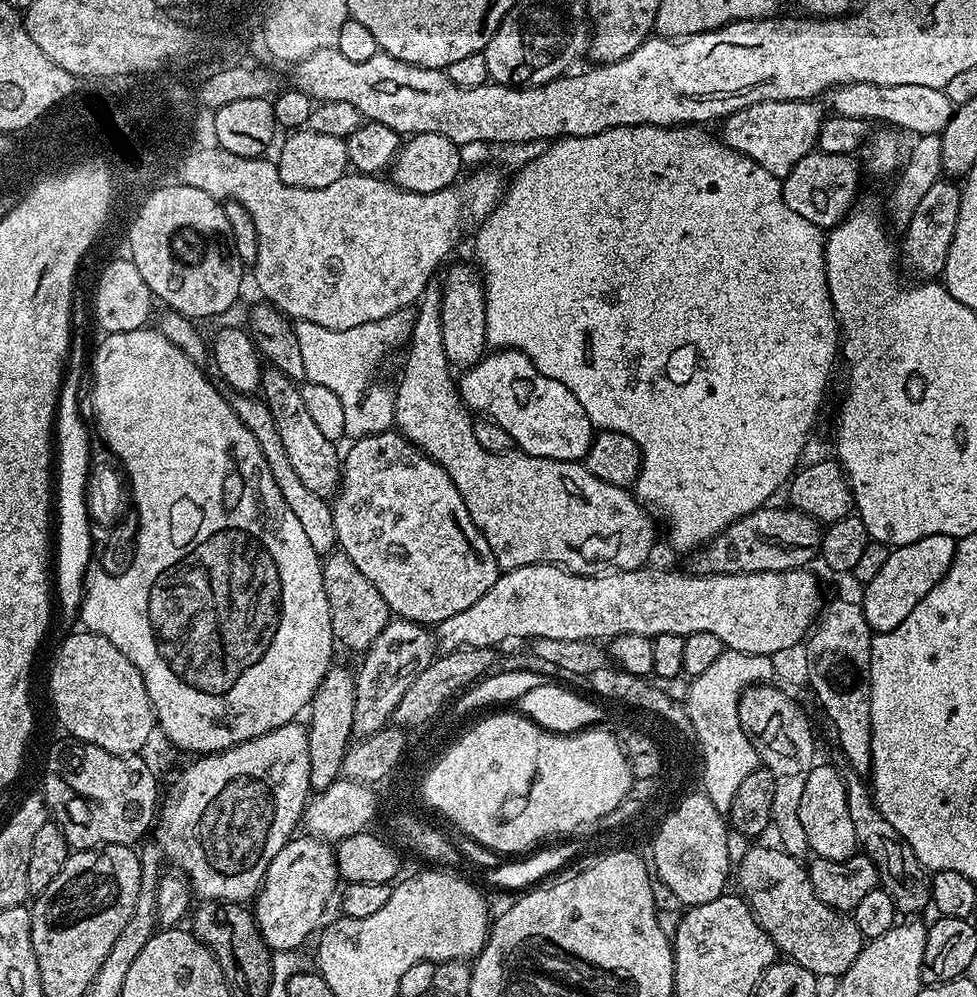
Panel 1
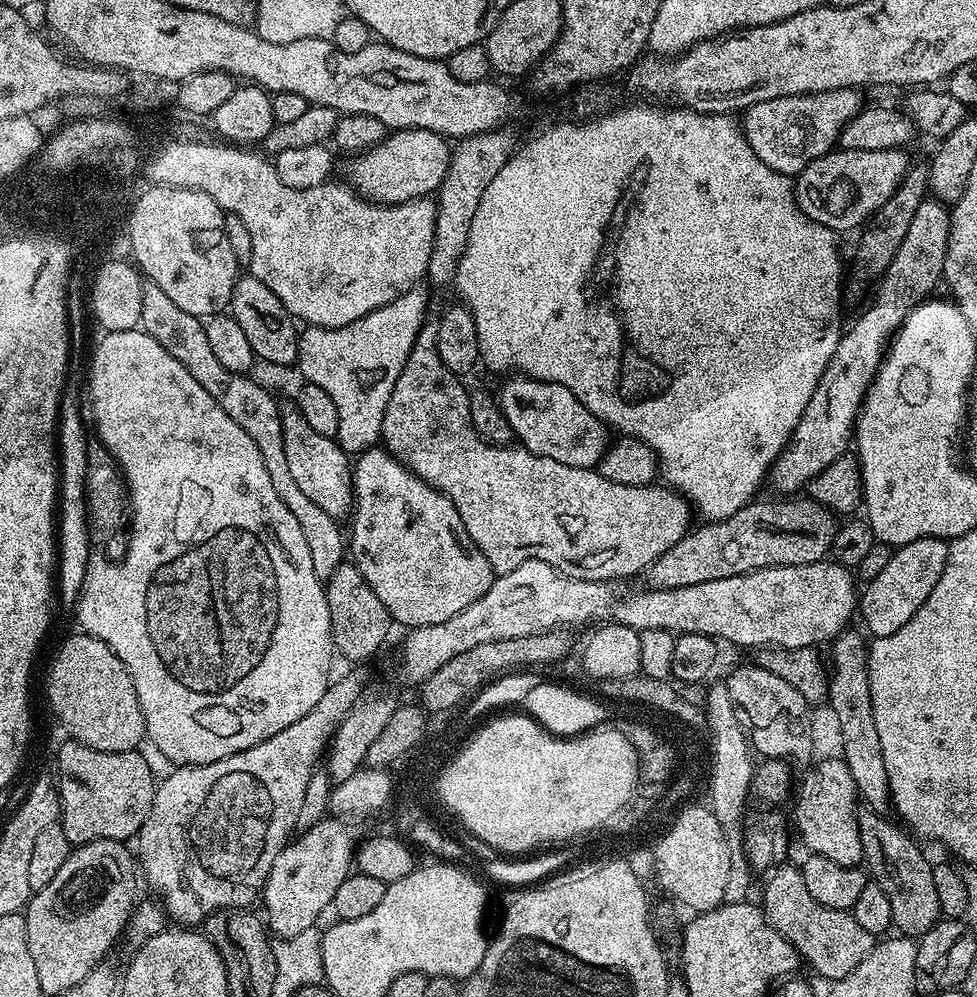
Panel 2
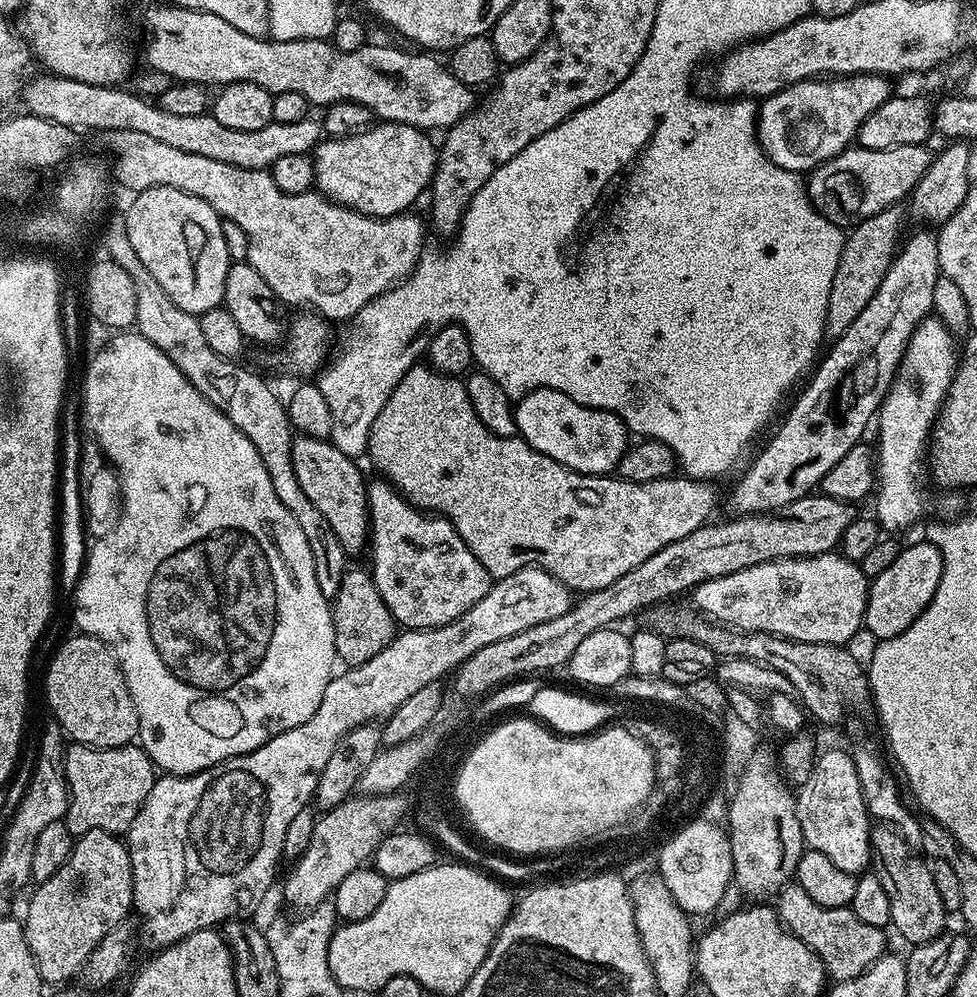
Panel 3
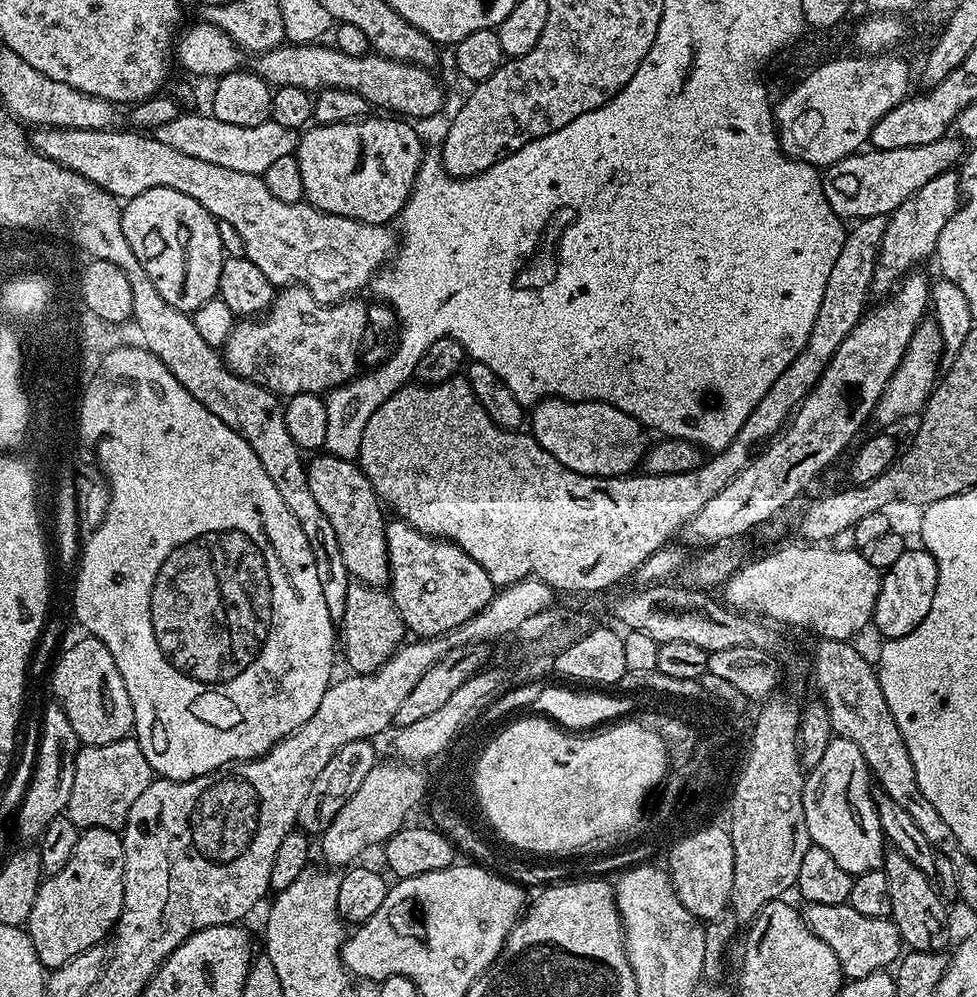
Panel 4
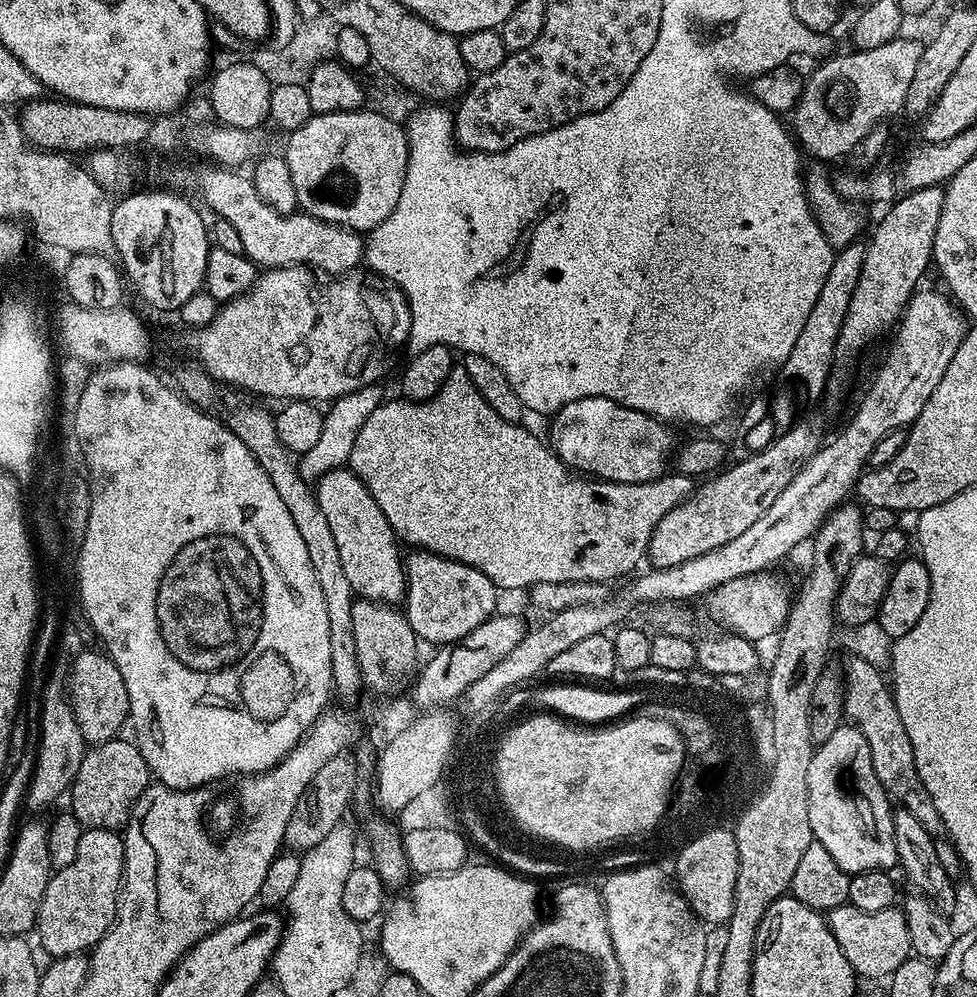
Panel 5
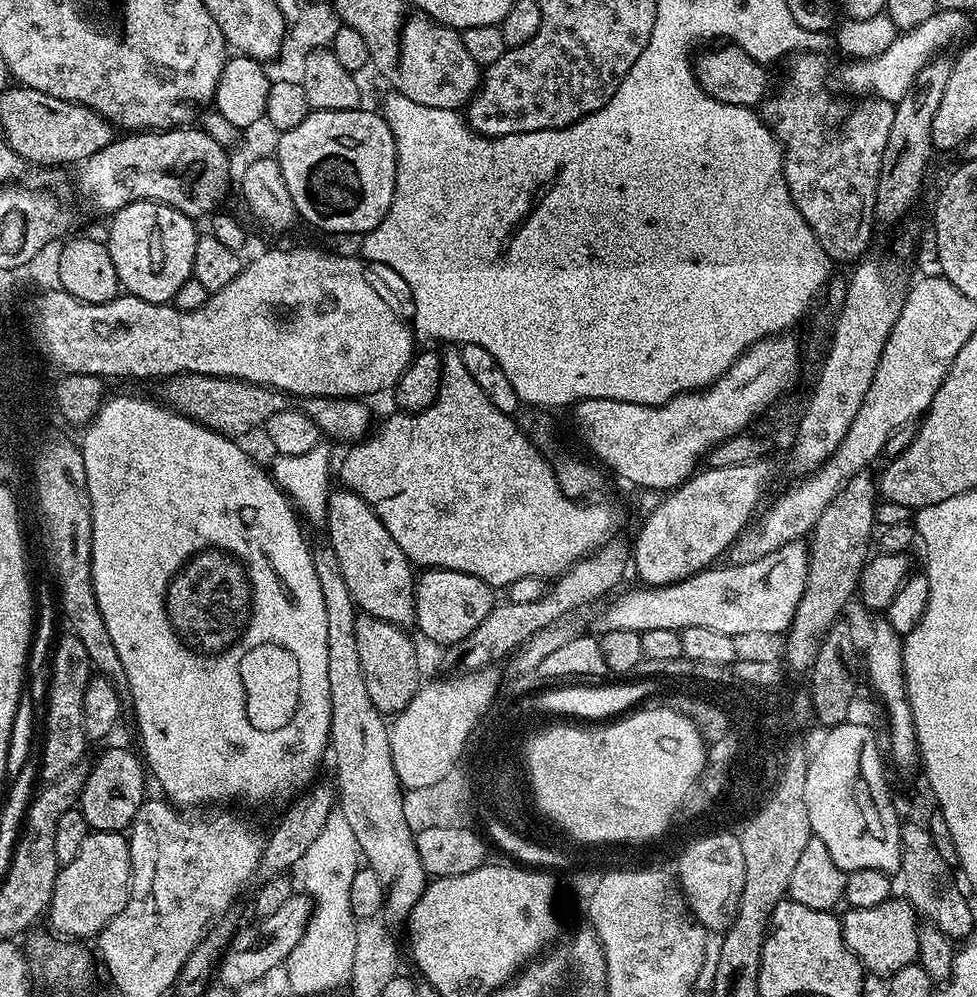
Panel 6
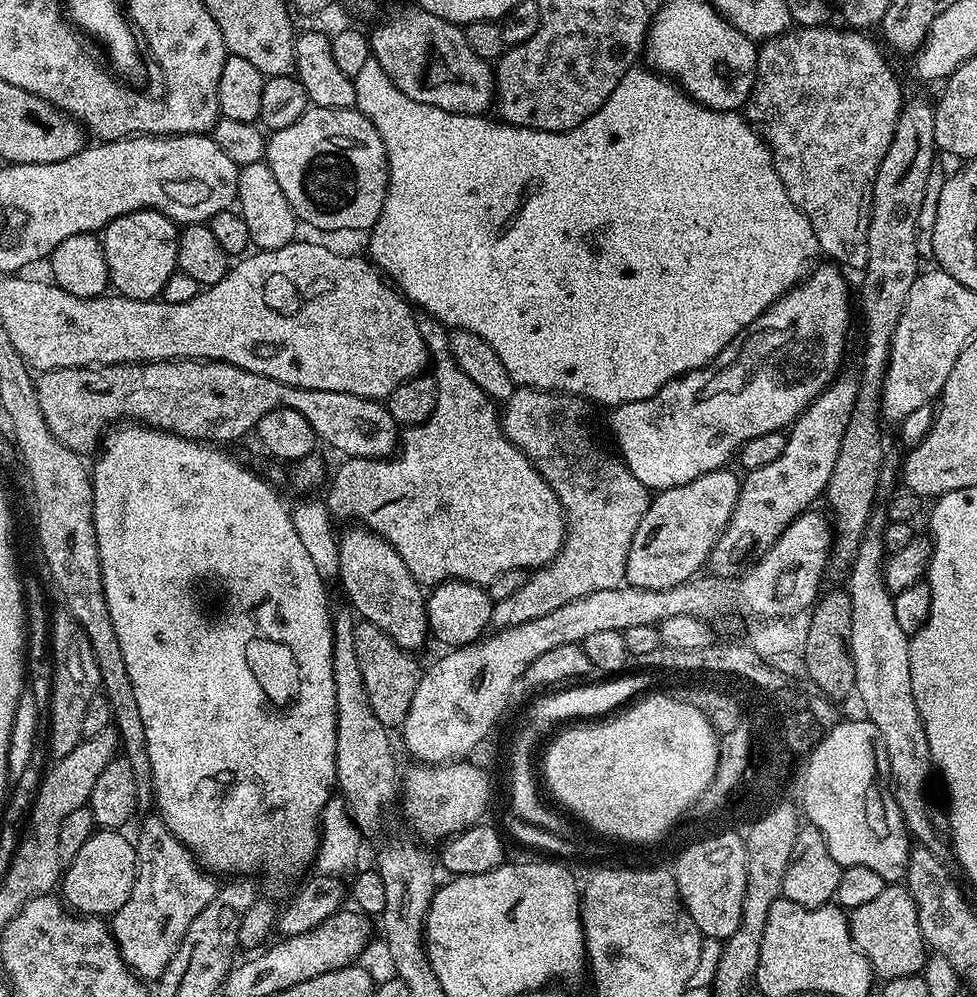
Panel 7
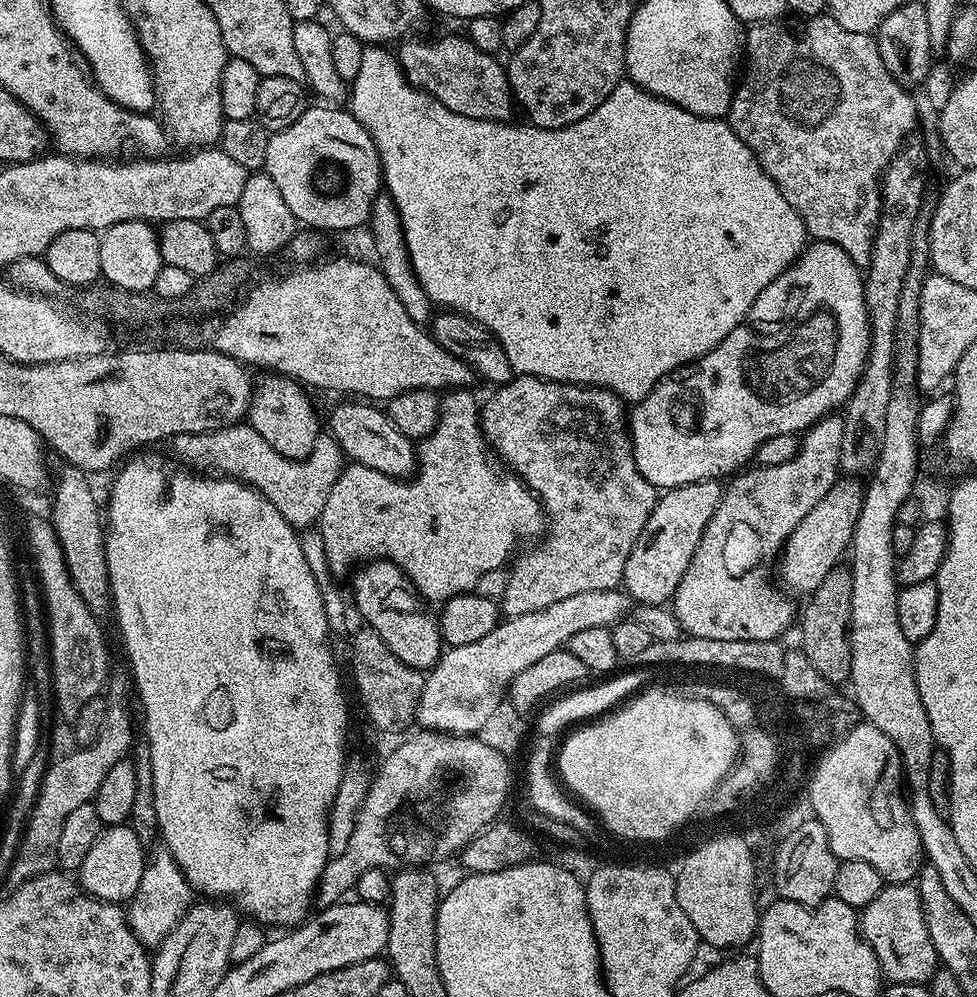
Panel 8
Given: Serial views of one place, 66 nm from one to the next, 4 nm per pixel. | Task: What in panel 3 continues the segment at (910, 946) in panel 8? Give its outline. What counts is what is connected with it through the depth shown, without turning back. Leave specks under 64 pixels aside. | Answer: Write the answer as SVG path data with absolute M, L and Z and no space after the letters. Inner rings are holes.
M789 882L780 895L775 897L774 907L785 928L789 928L798 938L802 938L802 942L806 942L806 946L810 946L810 950L818 954L818 958L824 964L825 973L833 981L858 978L858 974L865 972L878 957L885 955L885 929L862 922L862 918L858 918L858 914L854 914L851 907L818 906L818 902L814 902L810 894L802 890L800 884Z

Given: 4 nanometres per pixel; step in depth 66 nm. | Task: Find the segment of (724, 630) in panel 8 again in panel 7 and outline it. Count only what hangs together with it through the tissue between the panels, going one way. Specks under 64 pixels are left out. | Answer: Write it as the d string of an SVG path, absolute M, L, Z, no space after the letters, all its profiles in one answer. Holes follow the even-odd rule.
M837 375L792 421L786 432L788 441L782 458L743 477L734 514L730 514L730 522L712 548L710 564L716 567L713 569L717 573L731 573L728 571L732 564L738 563L751 550L752 544L757 550L769 548L786 526L809 511L819 496L821 499L825 495L830 474L834 474L834 462L838 462L838 450L842 450L846 422L850 422L858 398L859 379L855 375L844 375Z

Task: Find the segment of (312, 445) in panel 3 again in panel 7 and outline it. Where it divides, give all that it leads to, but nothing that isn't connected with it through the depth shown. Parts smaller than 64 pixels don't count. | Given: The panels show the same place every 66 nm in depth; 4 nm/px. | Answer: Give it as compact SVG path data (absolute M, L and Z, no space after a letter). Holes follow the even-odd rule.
M363 526L345 528L348 529L338 536L338 584L344 587L355 615L378 626L382 634L408 652L419 653L419 648L430 640L425 589L412 577L410 570L406 570L406 562L398 558L398 550L394 550L383 536Z

